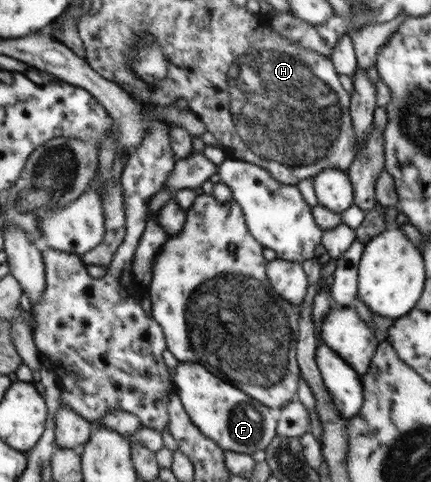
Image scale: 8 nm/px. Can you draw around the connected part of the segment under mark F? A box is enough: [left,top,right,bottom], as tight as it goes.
[172,362,277,455]

